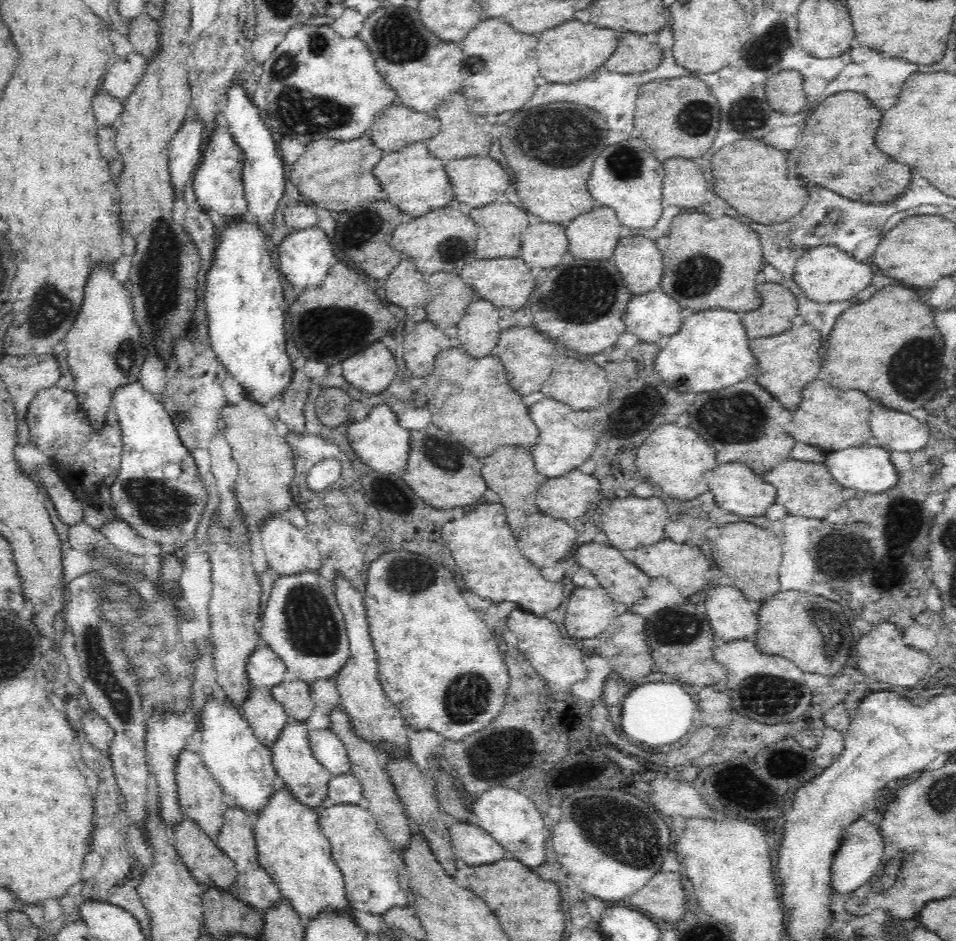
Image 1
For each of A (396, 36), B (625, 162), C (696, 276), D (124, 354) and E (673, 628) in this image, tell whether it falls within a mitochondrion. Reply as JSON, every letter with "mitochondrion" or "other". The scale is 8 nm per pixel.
{"A":"mitochondrion","B":"mitochondrion","C":"mitochondrion","D":"mitochondrion","E":"mitochondrion"}

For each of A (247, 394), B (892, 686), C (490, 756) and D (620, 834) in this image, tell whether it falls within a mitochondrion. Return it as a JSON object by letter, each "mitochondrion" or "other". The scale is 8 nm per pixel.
{"A":"other","B":"other","C":"mitochondrion","D":"mitochondrion"}

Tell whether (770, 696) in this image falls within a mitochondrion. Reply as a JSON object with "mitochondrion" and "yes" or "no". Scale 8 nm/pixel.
{"mitochondrion":"yes"}

